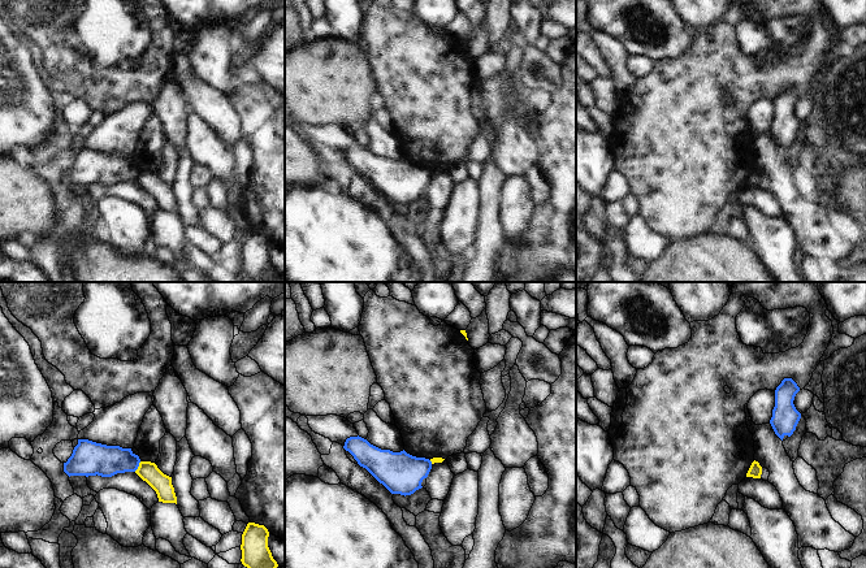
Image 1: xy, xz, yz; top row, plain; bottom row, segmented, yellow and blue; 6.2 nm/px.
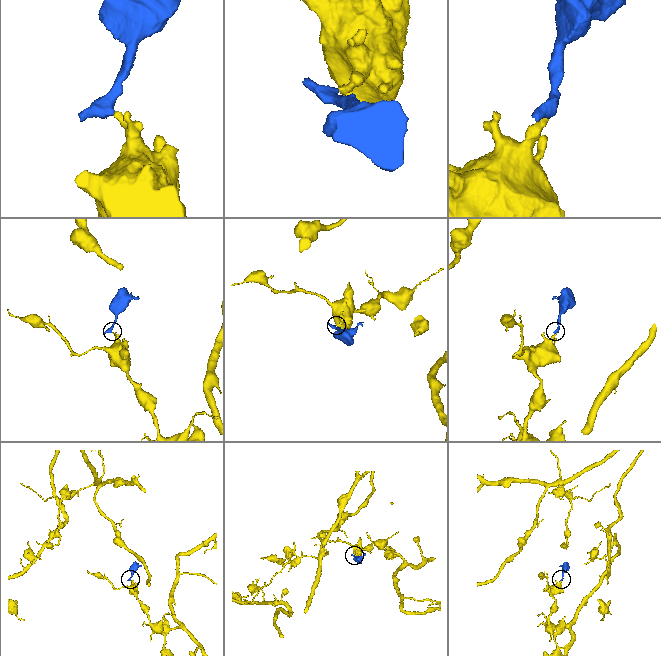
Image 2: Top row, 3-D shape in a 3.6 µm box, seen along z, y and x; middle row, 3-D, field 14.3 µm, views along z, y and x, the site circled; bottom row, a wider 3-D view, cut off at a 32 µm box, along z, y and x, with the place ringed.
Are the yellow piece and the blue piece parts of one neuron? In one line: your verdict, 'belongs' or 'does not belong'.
does not belong

